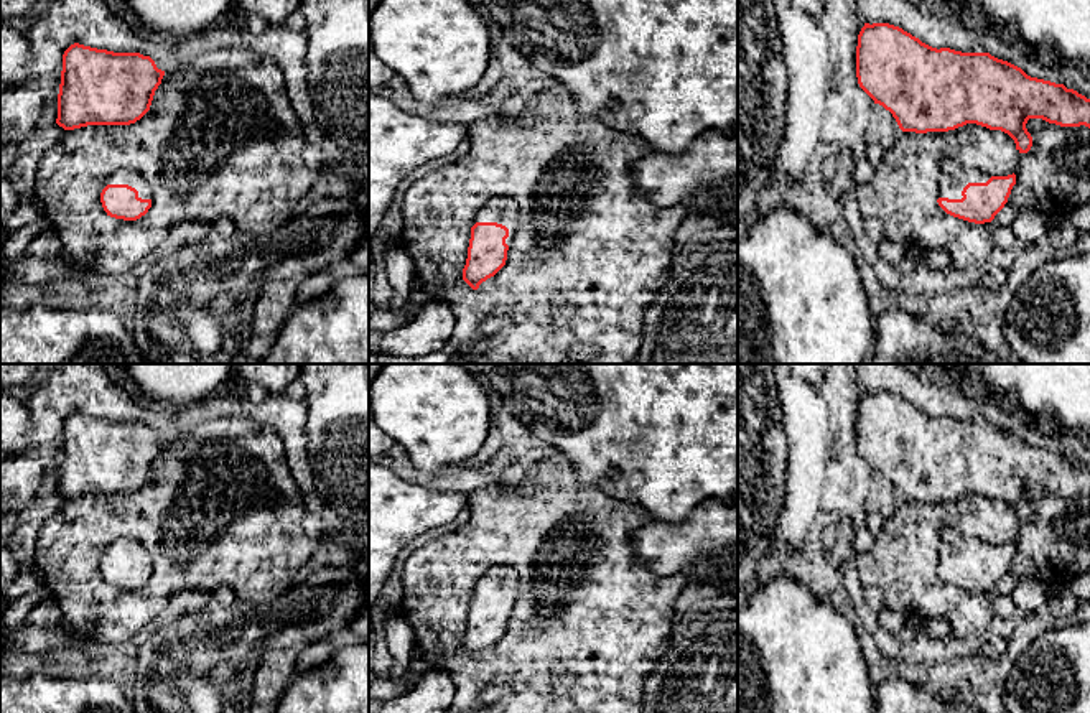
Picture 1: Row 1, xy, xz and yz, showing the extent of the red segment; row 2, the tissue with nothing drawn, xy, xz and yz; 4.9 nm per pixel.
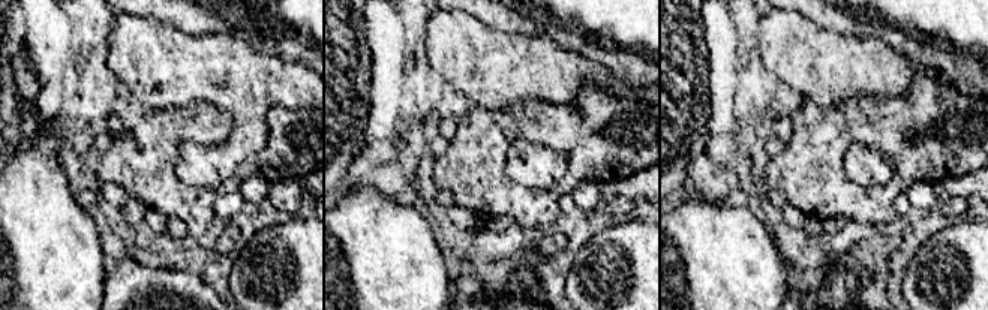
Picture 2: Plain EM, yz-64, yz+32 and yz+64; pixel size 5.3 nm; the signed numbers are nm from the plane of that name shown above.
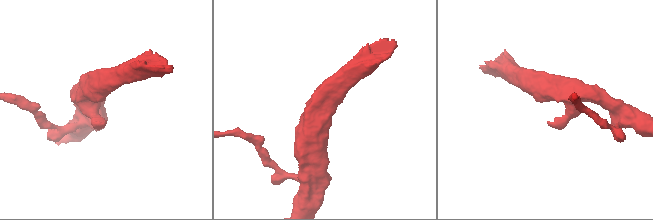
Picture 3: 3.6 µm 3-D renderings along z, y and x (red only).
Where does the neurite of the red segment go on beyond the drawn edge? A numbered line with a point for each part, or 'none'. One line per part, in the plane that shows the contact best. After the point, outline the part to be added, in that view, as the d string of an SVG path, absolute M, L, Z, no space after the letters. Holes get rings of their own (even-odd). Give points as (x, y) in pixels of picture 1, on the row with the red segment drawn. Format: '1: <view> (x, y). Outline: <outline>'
1: yz (954, 177). Outline: M943 160L939 179L939 198L962 199L968 183L986 183L991 176L980 170L965 168L955 161Z

